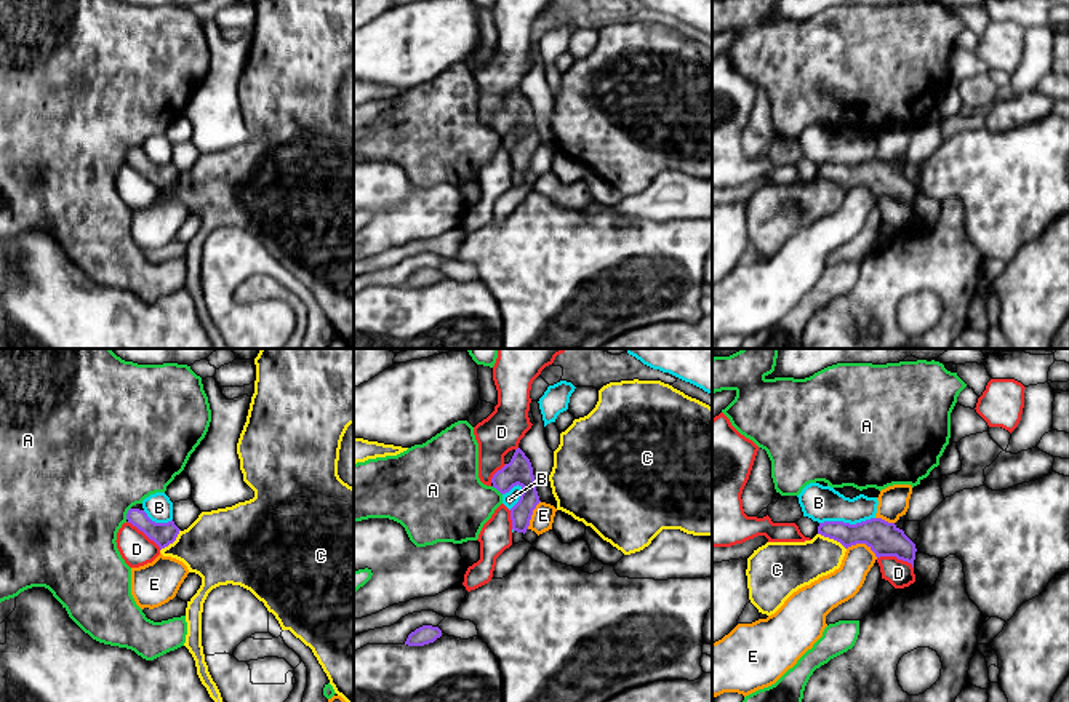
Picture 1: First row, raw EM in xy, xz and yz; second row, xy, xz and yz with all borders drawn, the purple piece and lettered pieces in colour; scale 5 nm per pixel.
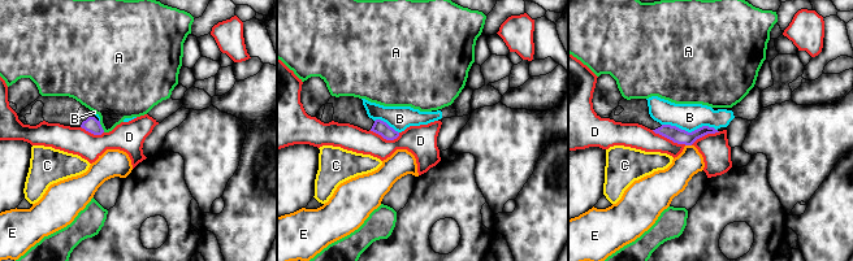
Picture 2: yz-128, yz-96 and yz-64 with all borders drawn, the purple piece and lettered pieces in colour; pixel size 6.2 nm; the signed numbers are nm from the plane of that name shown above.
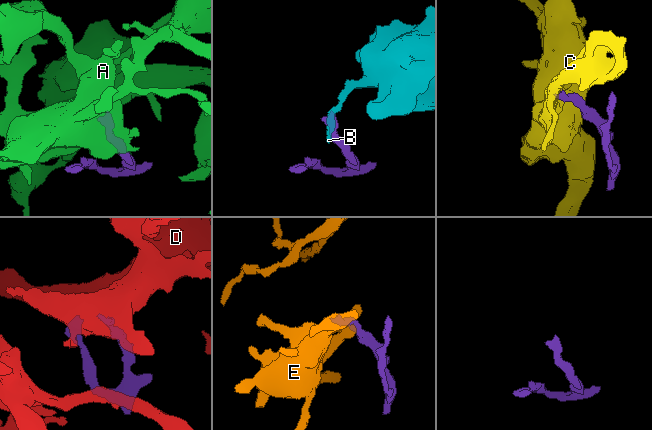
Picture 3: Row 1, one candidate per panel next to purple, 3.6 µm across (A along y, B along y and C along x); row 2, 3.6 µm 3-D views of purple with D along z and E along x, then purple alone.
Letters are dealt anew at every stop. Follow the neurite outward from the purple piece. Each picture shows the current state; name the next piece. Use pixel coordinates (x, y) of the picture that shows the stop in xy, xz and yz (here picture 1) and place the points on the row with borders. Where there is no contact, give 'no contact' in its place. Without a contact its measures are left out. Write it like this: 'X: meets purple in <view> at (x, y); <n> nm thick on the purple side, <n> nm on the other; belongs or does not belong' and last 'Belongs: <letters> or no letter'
A: meets purple in xy at (127, 514); 120 nm thick on the purple side, 500 nm on the other; does not belong
B: meets purple in yz at (847, 523); 170 nm thick on the purple side, 180 nm on the other; does not belong
C: meets purple in yz at (832, 538); 160 nm thick on the purple side, 240 nm on the other; does not belong
D: meets purple in yz at (896, 557); 170 nm thick on the purple side, 140 nm on the other; does not belong
E: meets purple in yz at (863, 542); 170 nm thick on the purple side, 160 nm on the other; does not belong
Belongs: no letter

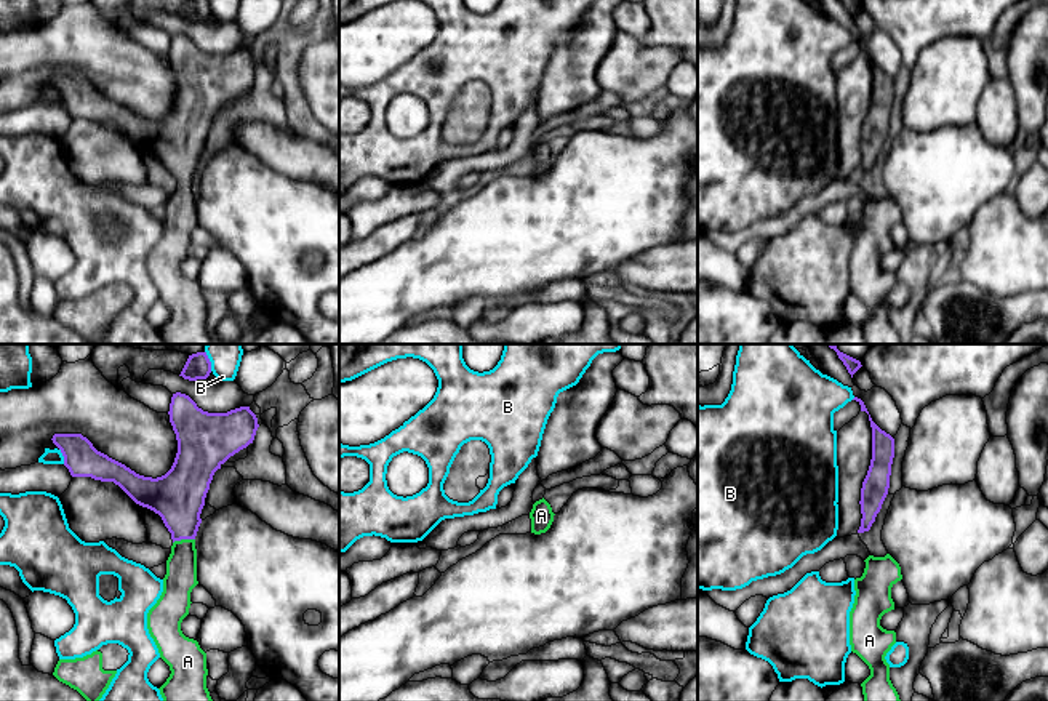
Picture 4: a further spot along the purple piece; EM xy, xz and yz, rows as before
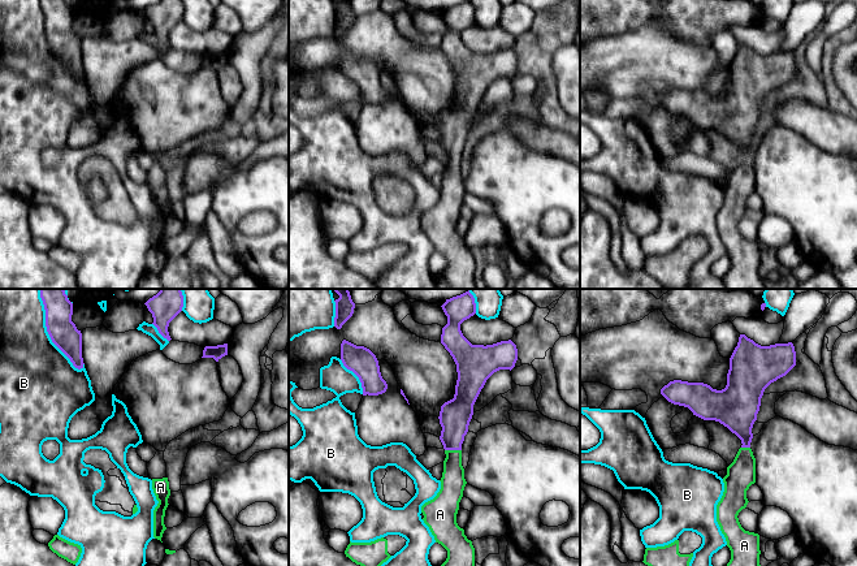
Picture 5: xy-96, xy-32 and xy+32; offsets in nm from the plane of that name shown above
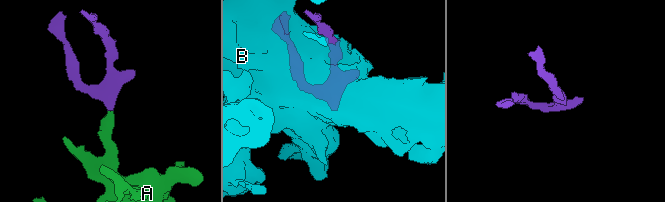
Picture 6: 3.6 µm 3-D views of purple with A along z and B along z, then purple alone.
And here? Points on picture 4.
A: meets purple in xy at (183, 538); 260 nm thick on the purple side, 160 nm on the other; belongs
B: meets purple in xy at (63, 455); 170 nm thick on the purple side, 80 nm on the other; does not belong
Belongs: A

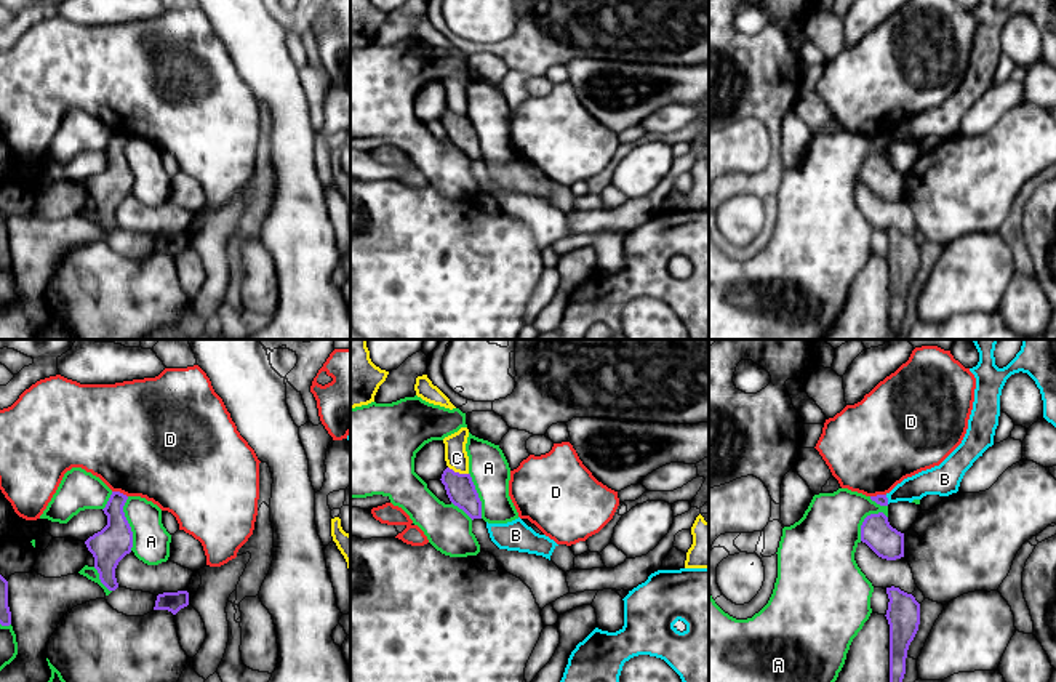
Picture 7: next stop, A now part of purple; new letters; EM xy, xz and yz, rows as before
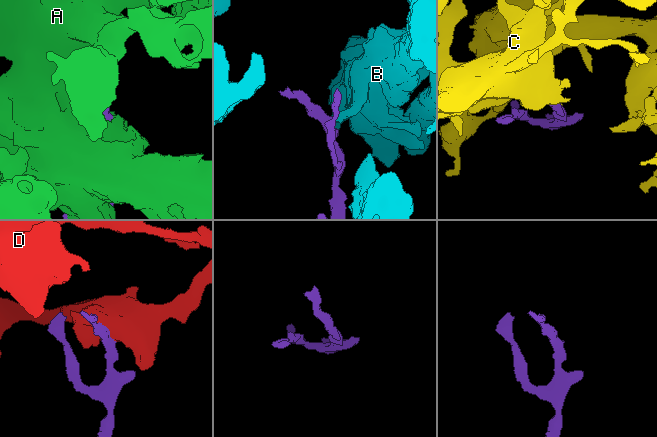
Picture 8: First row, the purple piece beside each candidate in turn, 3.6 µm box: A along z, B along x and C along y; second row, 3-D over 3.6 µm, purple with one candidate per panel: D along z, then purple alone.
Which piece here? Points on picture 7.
A: meets purple in xy at (128, 524); 180 nm thick on the purple side, 190 nm on the other; does not belong
B: meets purple in yz at (887, 500); 60 nm thick on the purple side, 130 nm on the other; does not belong
C: meets purple in xz at (458, 473); 140 nm thick on the purple side, 120 nm on the other; does not belong
D: meets purple in xy at (119, 492); 180 nm thick on the purple side, 500 nm on the other; does not belong
Belongs: no letter

